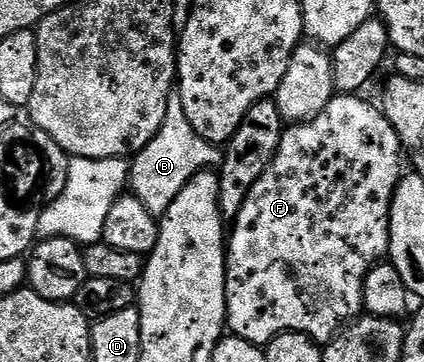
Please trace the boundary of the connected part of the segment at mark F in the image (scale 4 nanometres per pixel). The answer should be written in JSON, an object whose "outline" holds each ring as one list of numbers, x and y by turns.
{"outline":[[336,94,328,106,311,120,303,124,291,124,283,131,282,141,273,162,260,174,256,186,244,198,240,214,233,217,234,232,228,236,228,255,226,257,226,322,233,335,248,342,265,346,272,338,285,332,303,332,319,342,329,342,351,323,363,315,362,291,364,278,375,264,385,261,390,251,390,207,394,201,394,192,402,181,404,169,404,149,392,122,388,122,377,103,369,104,358,94]]}

